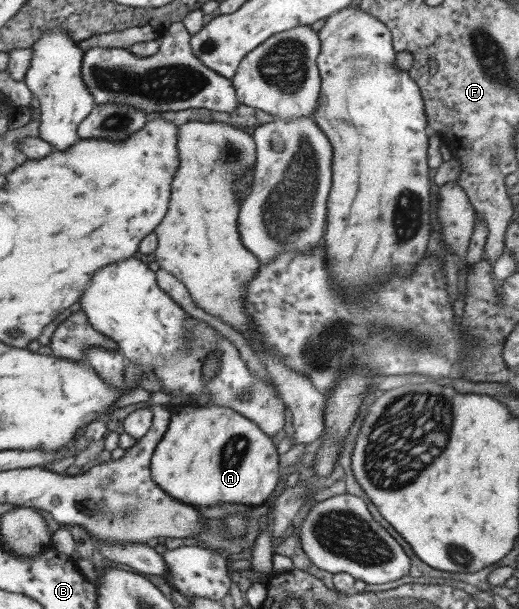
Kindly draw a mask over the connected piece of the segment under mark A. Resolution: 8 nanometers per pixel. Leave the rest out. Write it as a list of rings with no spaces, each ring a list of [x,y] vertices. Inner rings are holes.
[[[188,405],[171,414],[168,431],[151,461],[153,480],[172,497],[191,506],[240,503],[254,507],[272,502],[280,481],[276,440],[257,422],[222,405]]]

